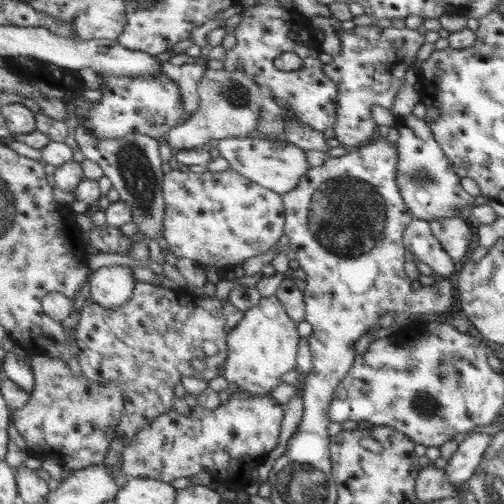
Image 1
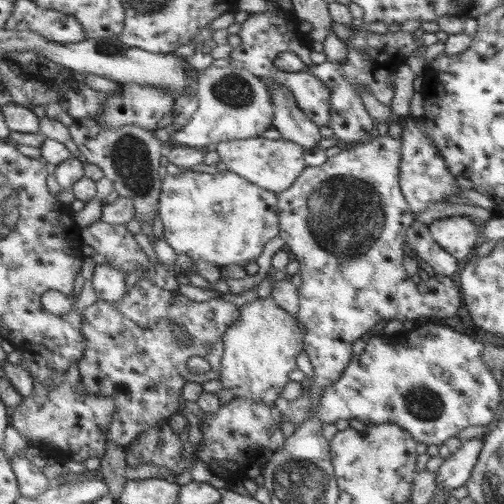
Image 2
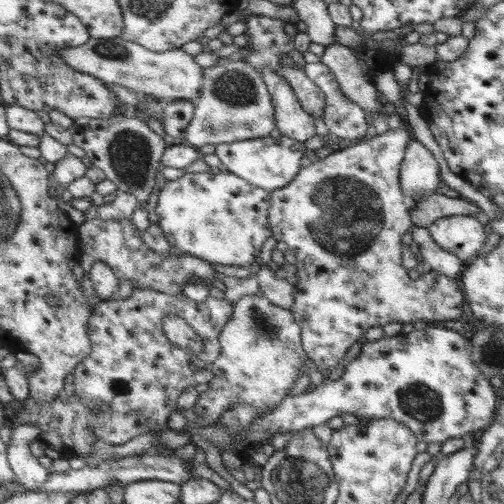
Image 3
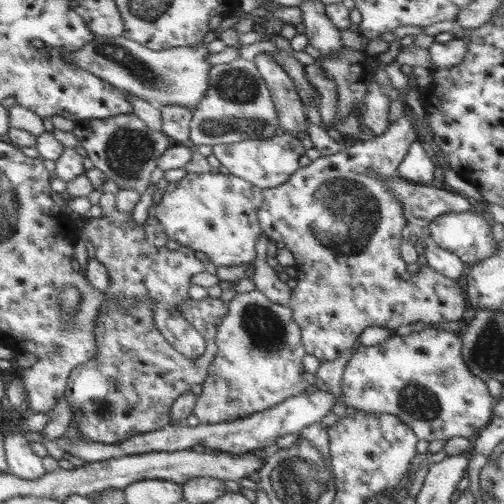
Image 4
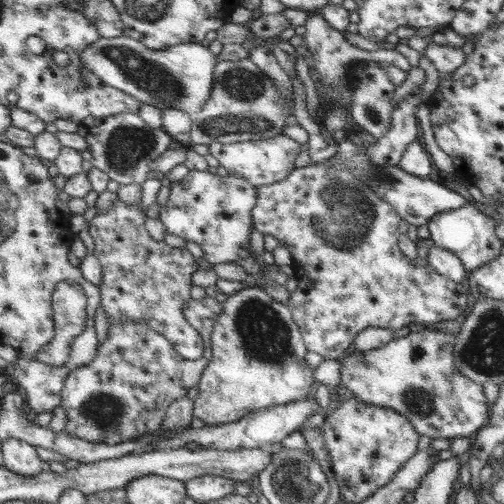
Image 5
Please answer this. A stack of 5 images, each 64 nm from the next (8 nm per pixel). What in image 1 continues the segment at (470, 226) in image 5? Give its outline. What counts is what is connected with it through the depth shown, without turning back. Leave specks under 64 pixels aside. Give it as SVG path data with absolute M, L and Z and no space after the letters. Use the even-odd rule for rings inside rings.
M439 218L431 222L435 236L441 242L441 250L451 258L453 264L457 264L457 260L463 260L463 254L467 252L469 240L471 240L471 230L467 228L467 224L459 218Z

